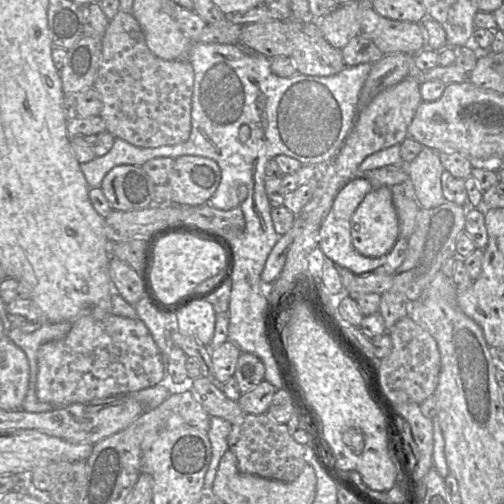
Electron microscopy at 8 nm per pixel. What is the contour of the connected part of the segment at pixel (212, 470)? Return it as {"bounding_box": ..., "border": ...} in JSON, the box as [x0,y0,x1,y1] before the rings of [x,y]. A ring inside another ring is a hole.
{"bounding_box":[204,416,232,489],"border":[[[211,416],[210,418],[207,435],[211,444],[212,458],[204,479],[207,489],[211,489],[221,457],[229,451],[228,435],[232,425],[221,417]]]}

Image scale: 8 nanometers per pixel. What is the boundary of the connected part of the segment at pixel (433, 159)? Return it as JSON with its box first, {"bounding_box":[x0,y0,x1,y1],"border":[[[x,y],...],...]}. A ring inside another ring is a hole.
{"bounding_box":[402,147,447,208],"border":[[[424,147],[414,160],[402,164],[421,208],[435,208],[447,202],[441,186],[441,176],[445,170],[438,151]]]}

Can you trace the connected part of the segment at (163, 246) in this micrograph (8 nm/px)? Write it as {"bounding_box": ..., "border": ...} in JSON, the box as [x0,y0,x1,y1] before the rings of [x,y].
{"bounding_box":[150,233,230,305],"border":[[[173,233],[162,238],[154,250],[150,279],[158,297],[176,305],[197,293],[209,281],[220,277],[230,265],[230,253],[221,243],[190,234]]]}

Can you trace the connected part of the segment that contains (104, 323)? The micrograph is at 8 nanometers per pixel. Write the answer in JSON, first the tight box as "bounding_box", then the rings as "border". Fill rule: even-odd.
{"bounding_box":[36,314,165,407],"border":[[[85,314],[75,319],[65,337],[47,342],[39,348],[37,367],[36,396],[39,401],[56,407],[130,394],[156,386],[165,377],[162,353],[144,323],[140,319],[117,315],[95,318]]]}

